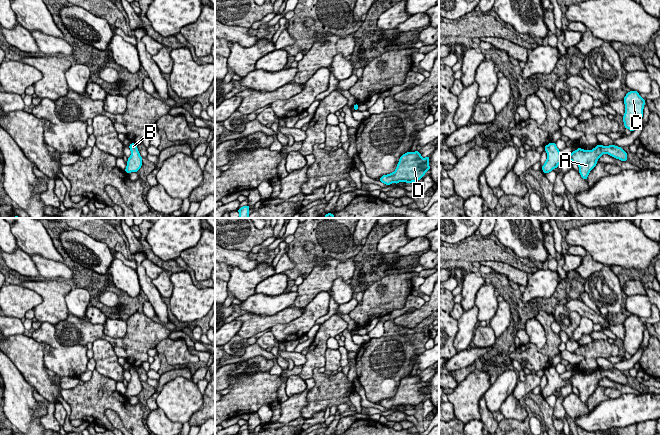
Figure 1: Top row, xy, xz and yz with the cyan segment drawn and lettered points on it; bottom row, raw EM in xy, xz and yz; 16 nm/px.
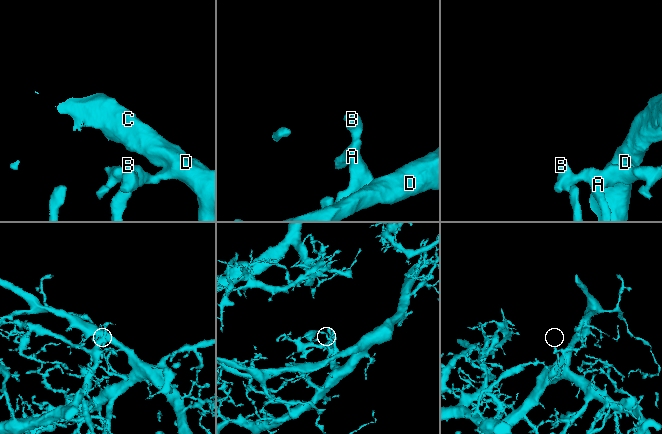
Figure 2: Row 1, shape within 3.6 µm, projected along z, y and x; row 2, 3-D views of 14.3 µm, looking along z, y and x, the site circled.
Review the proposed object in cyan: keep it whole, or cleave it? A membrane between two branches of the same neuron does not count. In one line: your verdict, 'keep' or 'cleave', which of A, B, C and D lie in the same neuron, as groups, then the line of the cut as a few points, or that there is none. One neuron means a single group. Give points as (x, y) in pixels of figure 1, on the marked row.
keep; A B C D; no cut

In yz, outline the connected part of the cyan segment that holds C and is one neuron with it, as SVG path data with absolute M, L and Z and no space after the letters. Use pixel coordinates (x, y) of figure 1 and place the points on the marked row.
M630 91L624 97L625 114L623 116L624 127L634 131L641 122L645 100L637 91Z

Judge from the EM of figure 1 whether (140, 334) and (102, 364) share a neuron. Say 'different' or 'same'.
different

